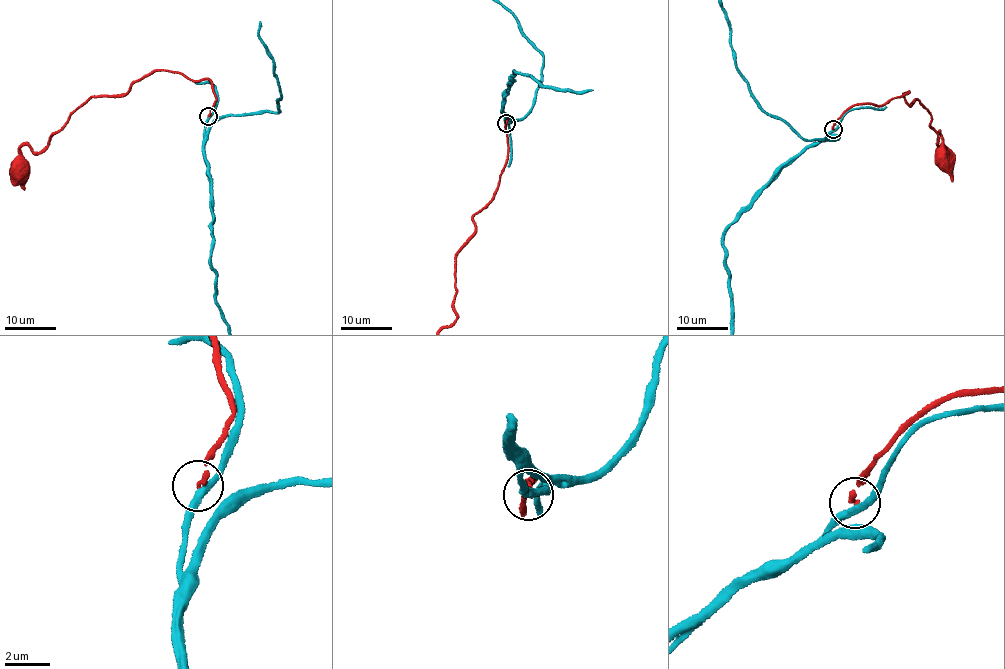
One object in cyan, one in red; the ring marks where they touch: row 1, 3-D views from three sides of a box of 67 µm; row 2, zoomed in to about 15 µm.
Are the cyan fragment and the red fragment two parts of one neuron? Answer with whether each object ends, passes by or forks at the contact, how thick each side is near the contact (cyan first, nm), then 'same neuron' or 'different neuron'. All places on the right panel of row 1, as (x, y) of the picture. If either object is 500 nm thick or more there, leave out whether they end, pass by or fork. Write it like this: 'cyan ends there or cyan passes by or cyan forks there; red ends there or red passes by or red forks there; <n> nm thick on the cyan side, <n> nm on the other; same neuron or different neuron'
cyan passes by; red ends there; 280 nm thick on the cyan side, 190 nm on the other; different neuron

